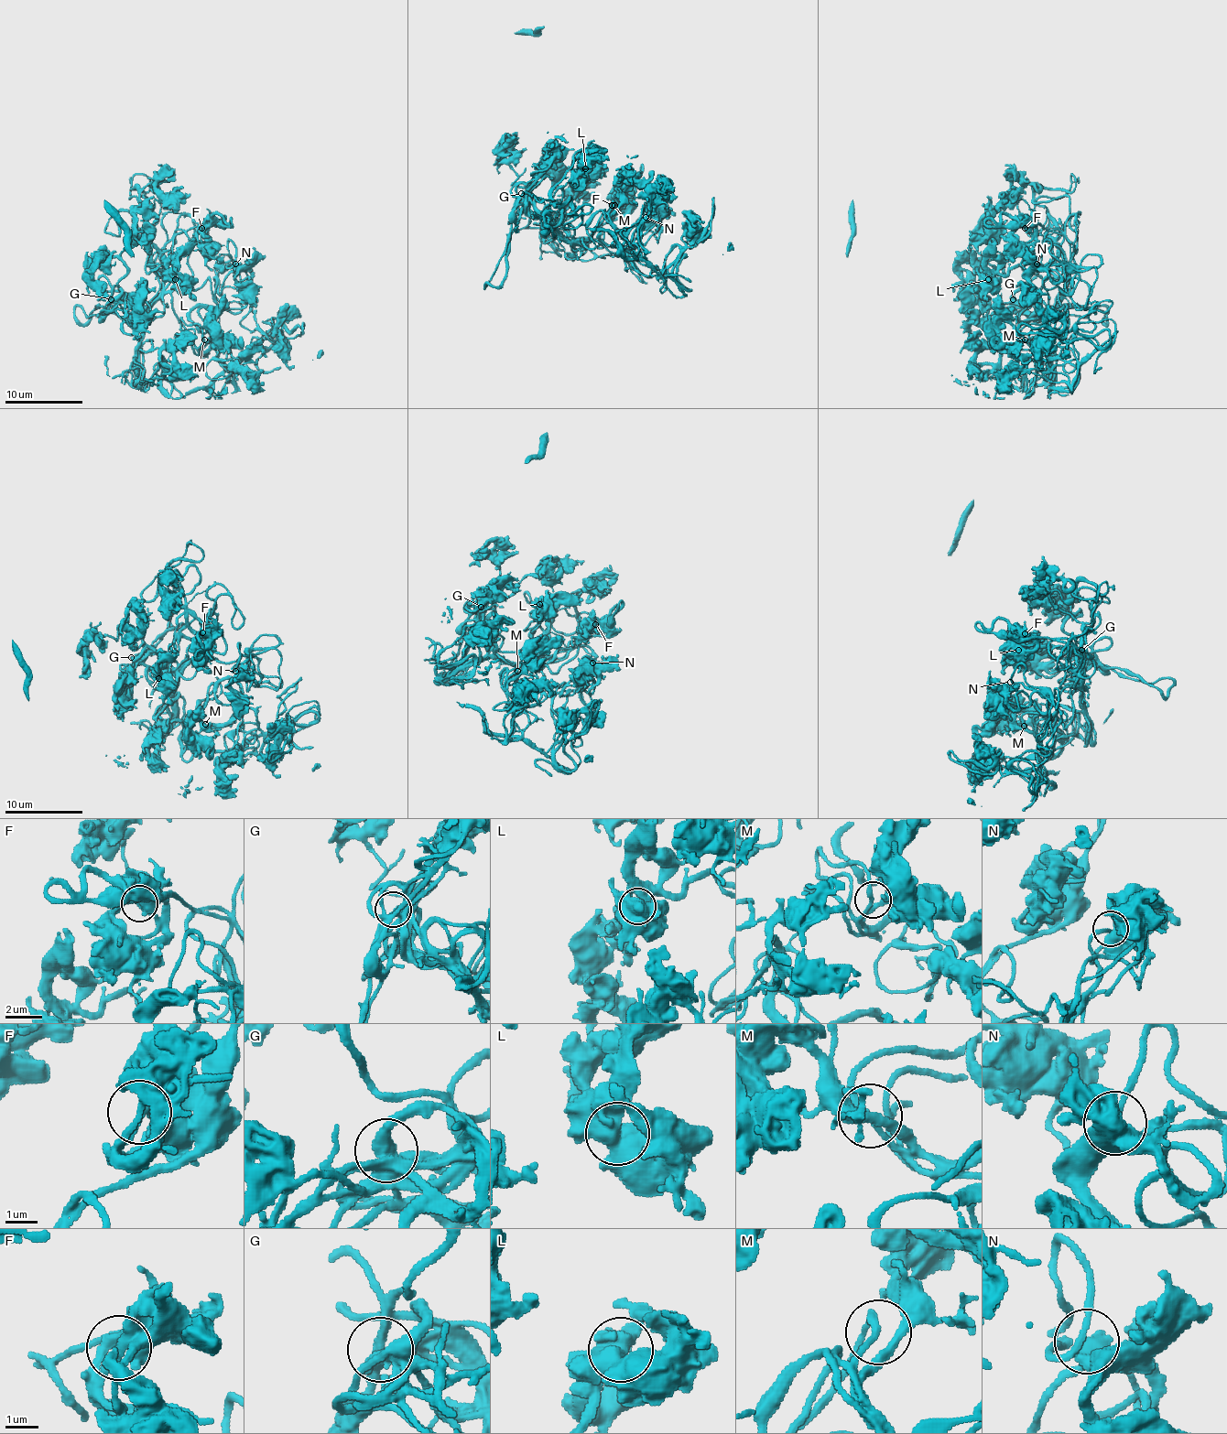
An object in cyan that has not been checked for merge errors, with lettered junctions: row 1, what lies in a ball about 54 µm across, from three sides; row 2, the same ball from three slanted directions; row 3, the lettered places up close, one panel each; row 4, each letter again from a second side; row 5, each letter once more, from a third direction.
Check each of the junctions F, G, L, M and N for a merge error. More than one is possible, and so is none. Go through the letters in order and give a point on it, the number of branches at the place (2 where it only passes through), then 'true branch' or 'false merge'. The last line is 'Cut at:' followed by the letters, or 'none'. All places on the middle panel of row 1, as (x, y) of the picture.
F: (612, 205) | 3 | true branch
G: (521, 193) | 3 | true branch
L: (585, 168) | 2 | true branch
M: (614, 205) | 2 | true branch
N: (646, 217) | 3 | true branch
Cut at: none

